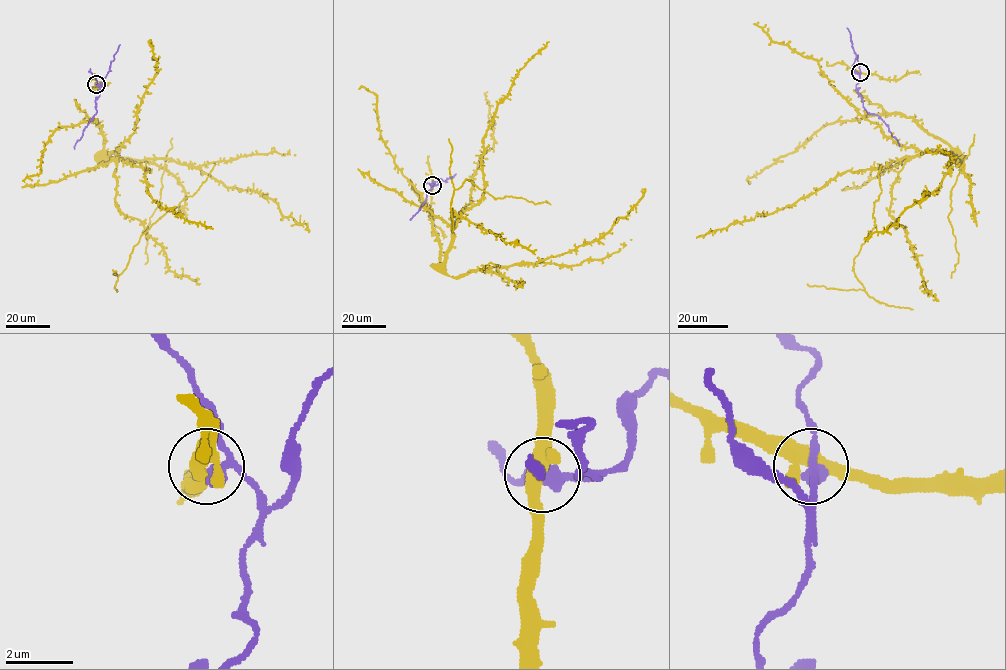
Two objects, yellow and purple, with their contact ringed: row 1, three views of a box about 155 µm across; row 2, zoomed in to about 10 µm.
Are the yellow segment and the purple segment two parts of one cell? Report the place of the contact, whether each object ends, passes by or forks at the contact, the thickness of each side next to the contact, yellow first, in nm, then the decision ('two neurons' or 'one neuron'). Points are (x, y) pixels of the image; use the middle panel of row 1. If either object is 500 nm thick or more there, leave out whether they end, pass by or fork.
(432, 185) | yellow forks | purple passes by | 360/320 nm | two neurons

